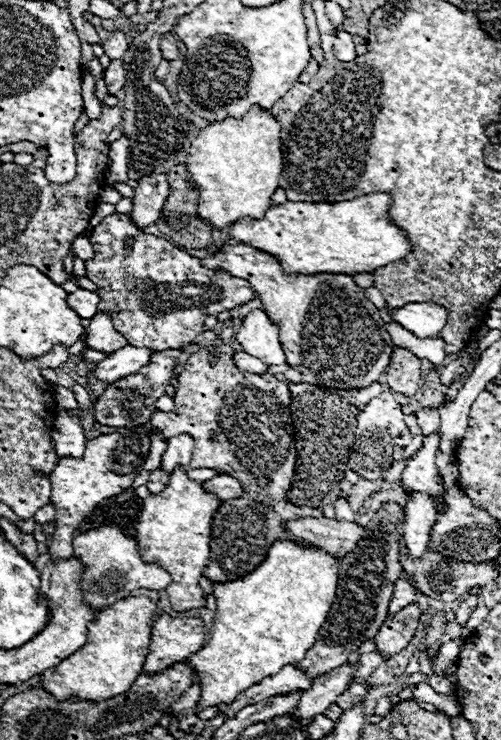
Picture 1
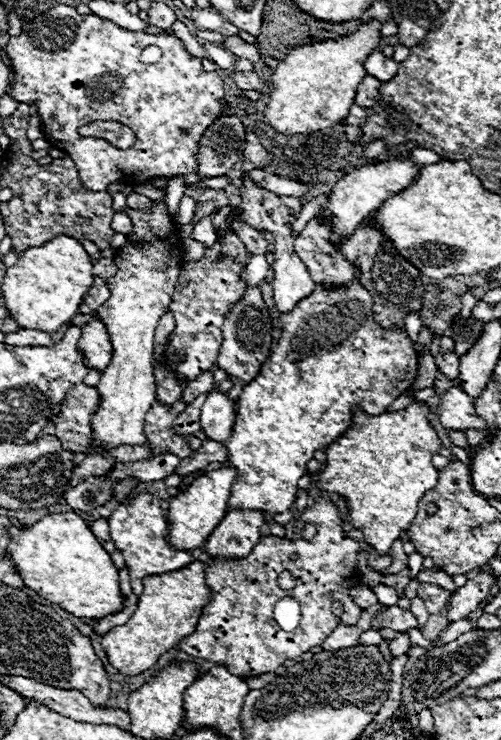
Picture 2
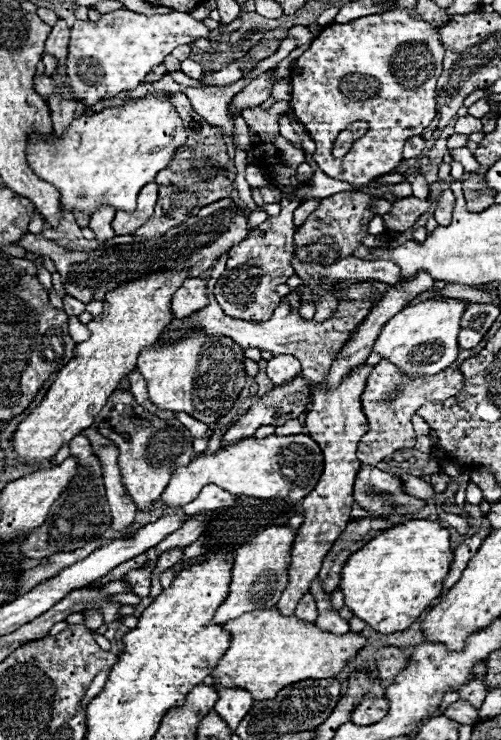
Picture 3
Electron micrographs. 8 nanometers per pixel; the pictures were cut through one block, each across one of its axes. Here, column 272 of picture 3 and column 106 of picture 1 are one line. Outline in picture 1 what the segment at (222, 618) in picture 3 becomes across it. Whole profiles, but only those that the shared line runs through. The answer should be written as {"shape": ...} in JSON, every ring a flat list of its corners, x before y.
{"shape":[[116,526,94,528,84,534,78,534,74,538,74,554,86,564,86,572,80,580,80,586,84,592,84,602,94,608,106,608,118,600,124,600,136,588,160,590,172,582,170,574,162,566,152,562,146,564,138,552,136,538]]}

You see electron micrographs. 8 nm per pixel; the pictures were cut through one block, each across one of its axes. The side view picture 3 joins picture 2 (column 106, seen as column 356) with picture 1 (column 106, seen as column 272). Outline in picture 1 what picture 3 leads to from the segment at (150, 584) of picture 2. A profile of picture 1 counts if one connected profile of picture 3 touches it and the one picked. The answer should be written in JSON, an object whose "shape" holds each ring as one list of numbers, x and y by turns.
{"shape":[[130,596,104,608,88,626,88,644,68,656,64,664,48,668,48,672,42,674,42,686,58,700,68,700,72,696,82,700,106,700,126,692,142,674,142,666,150,650,152,626,158,616,158,602,146,596]]}

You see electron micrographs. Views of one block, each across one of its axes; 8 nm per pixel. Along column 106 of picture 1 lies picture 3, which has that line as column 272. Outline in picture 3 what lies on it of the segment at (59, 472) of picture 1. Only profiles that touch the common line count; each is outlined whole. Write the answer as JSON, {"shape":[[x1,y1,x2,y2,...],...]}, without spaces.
{"shape":[[270,434,262,440,246,438,228,446,220,446,214,454,194,454,188,466,174,468,174,478,170,478,170,484,158,502,162,502,166,508,184,506,194,500,198,492,208,484,218,484,236,496,280,498,286,502,298,502,316,486,322,470,322,450,306,434]]}

